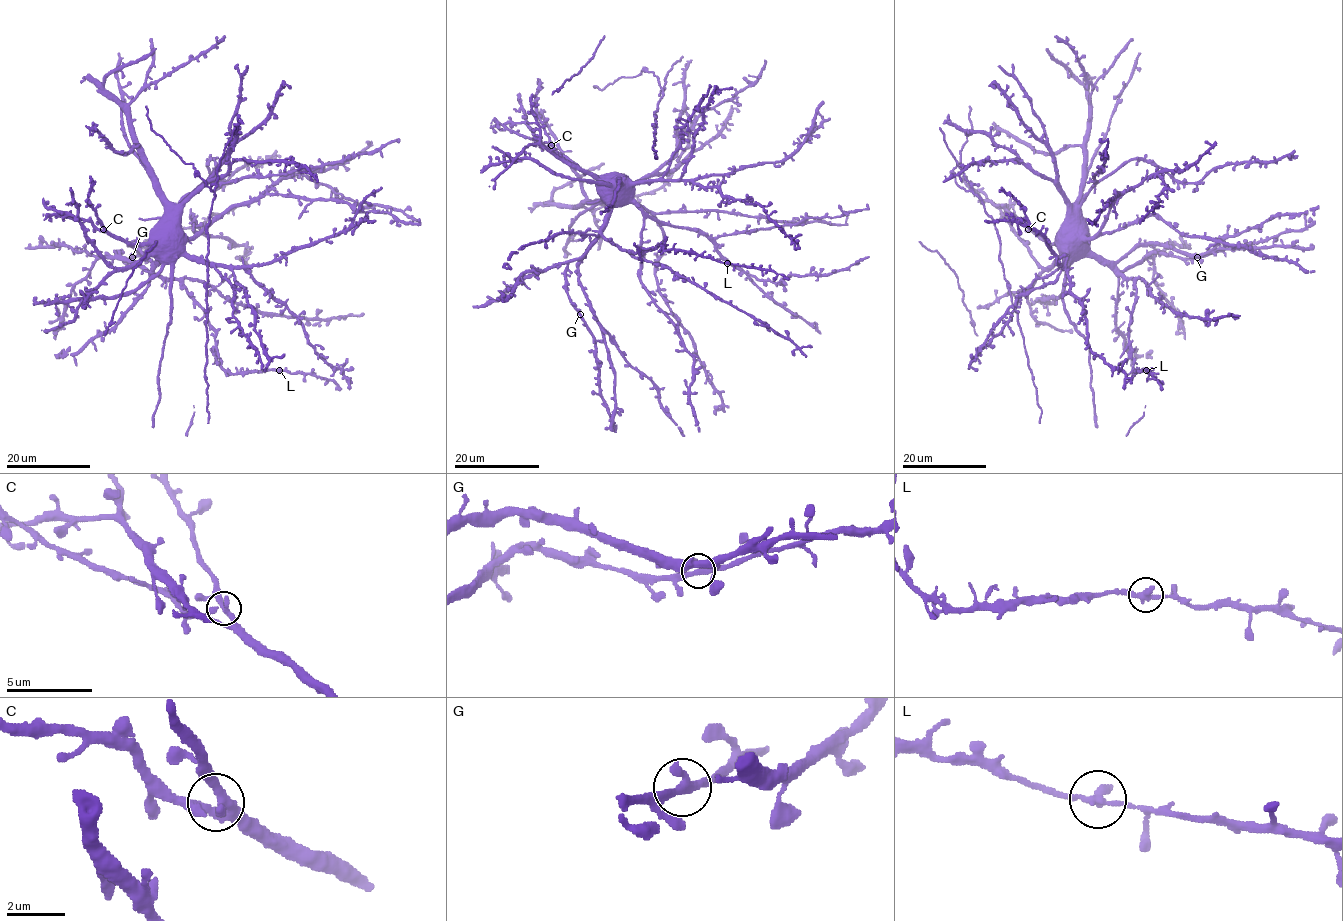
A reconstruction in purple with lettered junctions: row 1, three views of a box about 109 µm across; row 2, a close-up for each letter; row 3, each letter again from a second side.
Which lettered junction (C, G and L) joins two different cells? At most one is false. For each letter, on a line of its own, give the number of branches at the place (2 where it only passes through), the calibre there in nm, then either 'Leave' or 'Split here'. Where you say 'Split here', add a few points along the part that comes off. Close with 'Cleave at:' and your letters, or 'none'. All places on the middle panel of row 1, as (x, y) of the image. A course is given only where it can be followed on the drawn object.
C: Branches: 2. Thickness 320 nm. Leave
G: Branches: 2. Thickness 320 nm. Leave
L: Branches: 2. Thickness 320 nm. Leave
Cleave at: none

